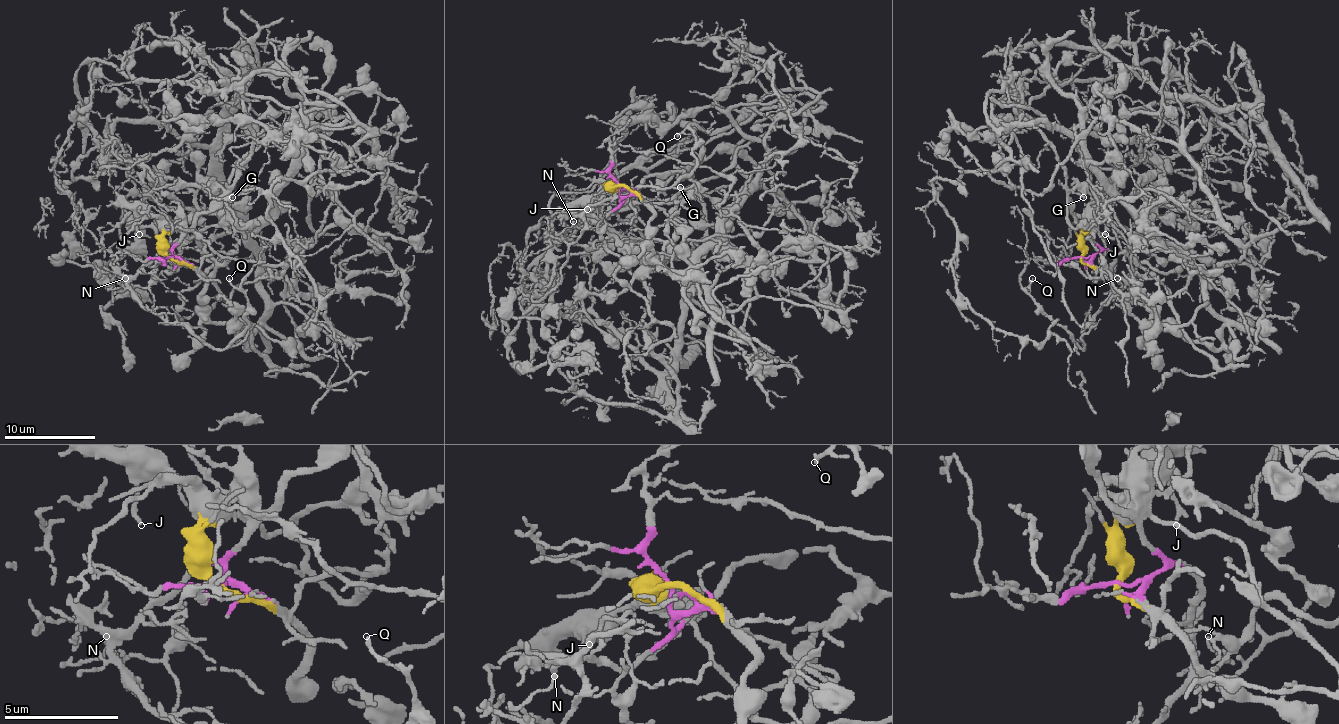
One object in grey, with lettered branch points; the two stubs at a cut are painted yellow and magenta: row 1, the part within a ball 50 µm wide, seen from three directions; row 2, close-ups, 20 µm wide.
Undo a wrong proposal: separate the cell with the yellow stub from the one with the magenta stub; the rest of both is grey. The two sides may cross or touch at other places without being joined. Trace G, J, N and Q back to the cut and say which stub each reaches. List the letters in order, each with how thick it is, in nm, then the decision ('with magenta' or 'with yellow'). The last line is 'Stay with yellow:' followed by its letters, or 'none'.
G: calibre 160 nm; with magenta
J: calibre 200 nm; with yellow
N: calibre 130 nm; with magenta
Q: calibre 150 nm; with magenta
Stay with yellow: J

